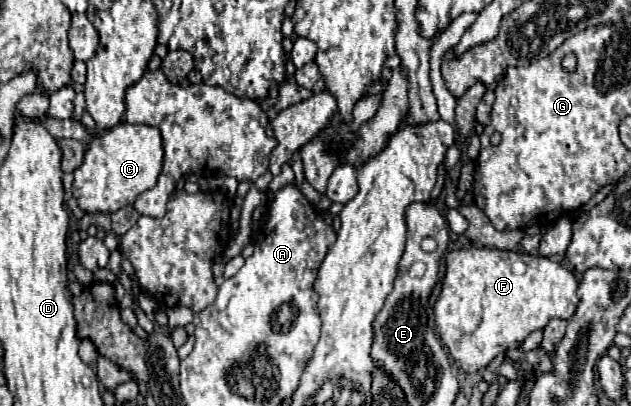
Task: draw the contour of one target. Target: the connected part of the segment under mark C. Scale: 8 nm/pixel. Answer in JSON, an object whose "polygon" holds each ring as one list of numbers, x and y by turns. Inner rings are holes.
{"polygon":[[120,123,106,133,98,133,84,153,84,161,74,169,72,195,86,213,114,213,132,205,136,197,156,185,162,169,162,137,156,127]]}

